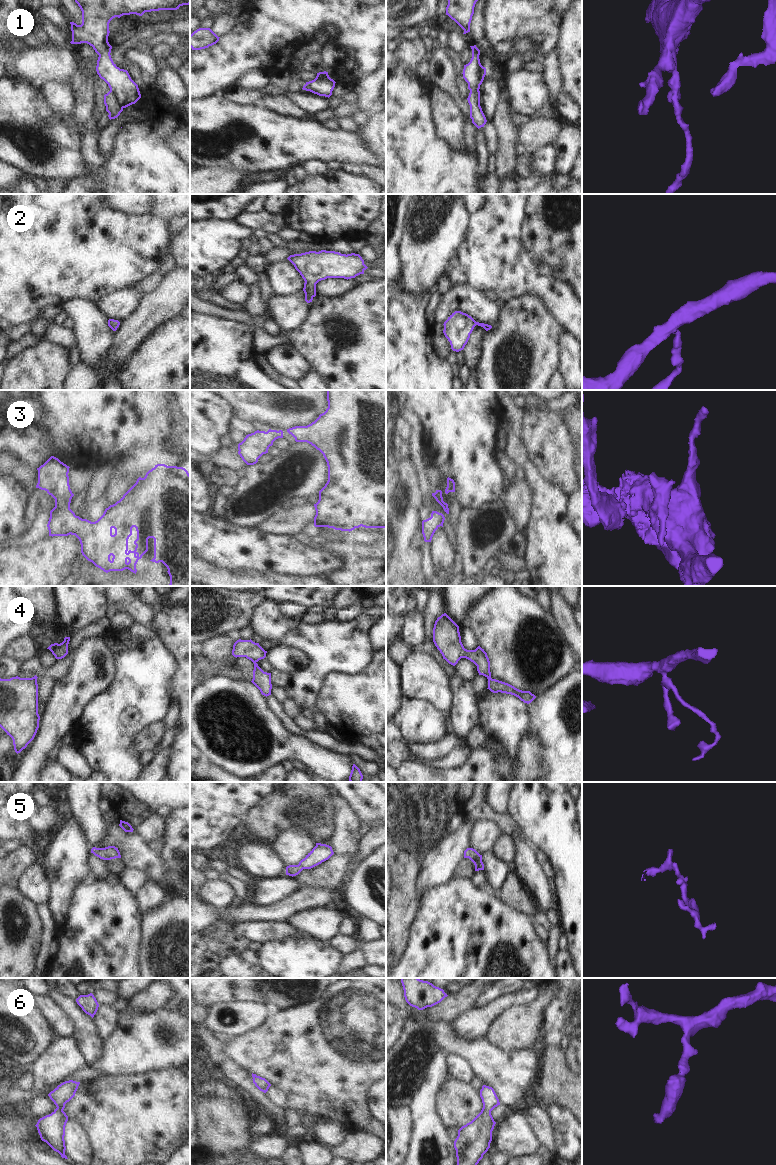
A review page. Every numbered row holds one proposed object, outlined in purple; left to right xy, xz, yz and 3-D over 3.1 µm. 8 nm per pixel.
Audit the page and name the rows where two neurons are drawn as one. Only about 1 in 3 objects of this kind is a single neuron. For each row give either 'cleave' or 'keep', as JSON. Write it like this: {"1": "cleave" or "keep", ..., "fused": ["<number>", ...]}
{"1": "cleave", "2": "keep", "3": "keep", "4": "keep", "5": "keep", "6": "keep", "fused": ["1"]}

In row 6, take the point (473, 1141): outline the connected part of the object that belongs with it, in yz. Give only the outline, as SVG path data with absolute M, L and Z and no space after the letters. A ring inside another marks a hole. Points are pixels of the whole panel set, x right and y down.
M483 1085L480 1090L483 1108L469 1123L458 1130L454 1141L457 1165L477 1165L490 1148L492 1131L496 1122L491 1111L500 1105L492 1087Z

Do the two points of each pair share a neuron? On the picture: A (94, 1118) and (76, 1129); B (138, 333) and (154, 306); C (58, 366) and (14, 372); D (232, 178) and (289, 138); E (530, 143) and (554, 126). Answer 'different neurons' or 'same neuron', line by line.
A: different neurons
B: same neuron
C: same neuron
D: different neurons
E: same neuron

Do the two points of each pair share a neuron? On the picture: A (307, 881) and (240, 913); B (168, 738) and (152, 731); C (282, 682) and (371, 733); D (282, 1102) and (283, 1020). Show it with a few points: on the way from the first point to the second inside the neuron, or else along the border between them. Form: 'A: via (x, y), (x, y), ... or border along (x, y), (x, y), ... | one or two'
A: border along (301, 886), (314, 886), (324, 889) | two
B: border along (165, 730), (158, 742) | two
C: border along (324, 679), (314, 704) | two
D: border along (271, 1084), (275, 1085), (287, 1097), (289, 1107) | two

